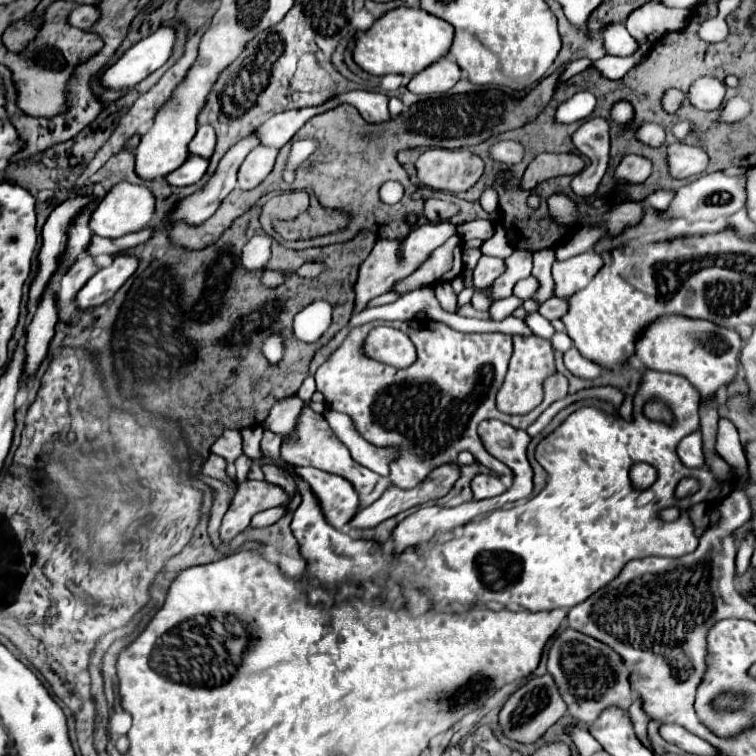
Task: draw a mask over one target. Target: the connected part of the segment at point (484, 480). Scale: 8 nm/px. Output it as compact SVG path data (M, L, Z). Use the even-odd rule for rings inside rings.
M478 474L472 480L472 492L476 500L484 500L484 498L492 498L496 494L506 492L506 486L496 474Z

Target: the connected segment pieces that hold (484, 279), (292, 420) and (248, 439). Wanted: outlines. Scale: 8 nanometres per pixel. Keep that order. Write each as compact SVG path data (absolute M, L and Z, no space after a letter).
M482 256L474 268L474 284L492 284L504 272L504 260Z
M290 396L286 400L280 400L278 404L272 406L272 410L262 426L272 432L288 436L296 424L296 418L298 418L302 406L304 406L304 402L298 396Z
M261 426L245 428L241 430L243 439L243 454L252 461L258 461L262 457L259 451L260 442L263 436L264 428Z

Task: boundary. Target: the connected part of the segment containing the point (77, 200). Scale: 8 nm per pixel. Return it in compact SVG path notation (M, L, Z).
M90 194L90 196L70 196L58 208L54 208L50 218L46 220L44 230L42 230L42 250L40 250L40 258L38 258L40 260L40 274L36 276L36 280L32 282L32 288L30 288L30 302L28 302L30 314L34 312L36 302L40 300L48 280L52 278L52 274L58 268L58 256L62 254L62 248L64 248L64 230L66 230L68 222L92 198L94 198L94 194Z

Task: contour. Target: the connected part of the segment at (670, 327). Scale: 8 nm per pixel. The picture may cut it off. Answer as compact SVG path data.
M666 316L664 320L656 320L636 342L636 358L652 370L688 378L700 392L700 406L712 404L716 390L736 380L740 368L740 350L742 344L738 332L720 328L706 320L688 320L682 316Z

